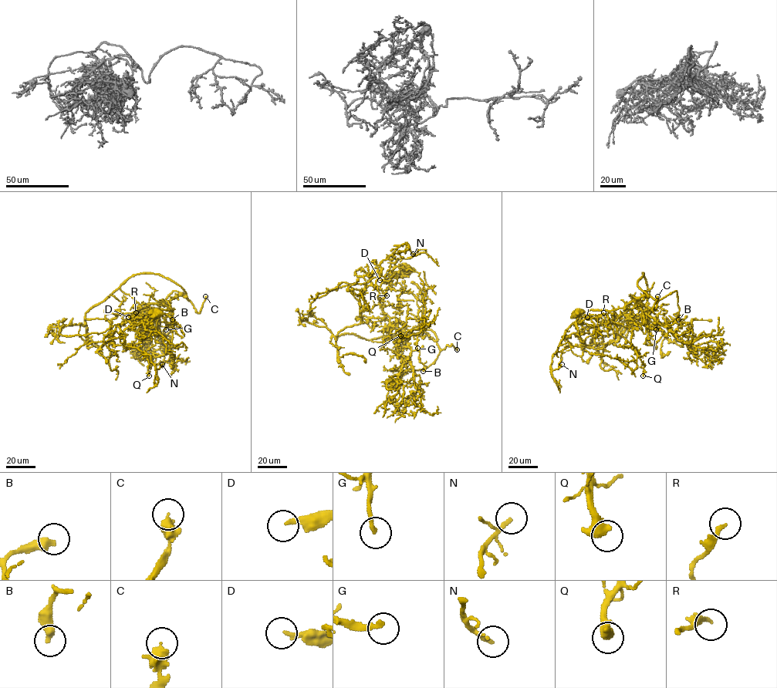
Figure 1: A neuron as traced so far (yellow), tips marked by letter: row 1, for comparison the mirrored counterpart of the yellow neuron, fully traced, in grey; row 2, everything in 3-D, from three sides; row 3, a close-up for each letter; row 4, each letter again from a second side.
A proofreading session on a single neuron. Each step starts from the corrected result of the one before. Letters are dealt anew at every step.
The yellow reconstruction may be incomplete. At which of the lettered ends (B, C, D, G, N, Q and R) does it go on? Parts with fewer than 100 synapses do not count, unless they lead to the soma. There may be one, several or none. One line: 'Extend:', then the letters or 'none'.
Extend: C, G

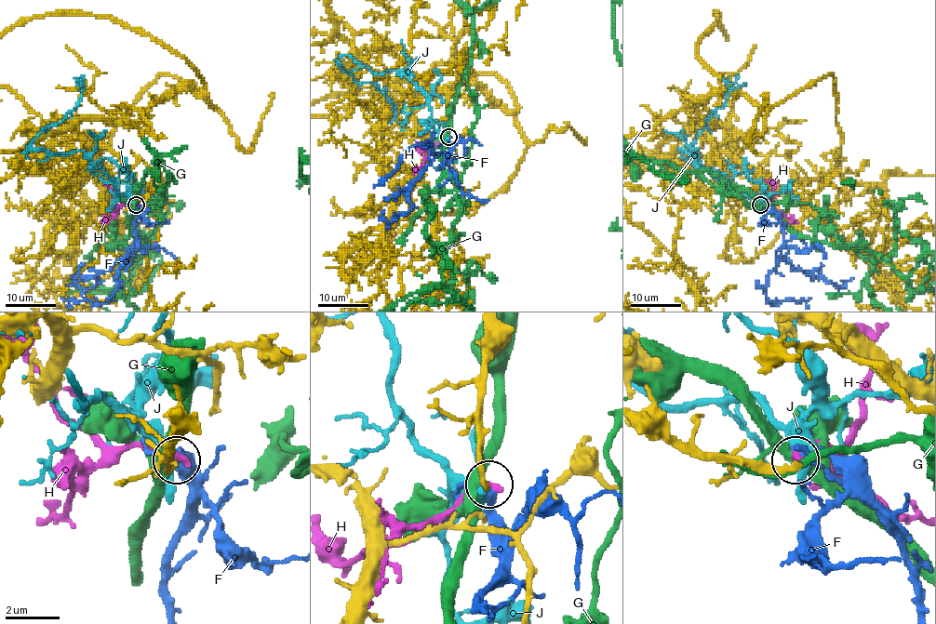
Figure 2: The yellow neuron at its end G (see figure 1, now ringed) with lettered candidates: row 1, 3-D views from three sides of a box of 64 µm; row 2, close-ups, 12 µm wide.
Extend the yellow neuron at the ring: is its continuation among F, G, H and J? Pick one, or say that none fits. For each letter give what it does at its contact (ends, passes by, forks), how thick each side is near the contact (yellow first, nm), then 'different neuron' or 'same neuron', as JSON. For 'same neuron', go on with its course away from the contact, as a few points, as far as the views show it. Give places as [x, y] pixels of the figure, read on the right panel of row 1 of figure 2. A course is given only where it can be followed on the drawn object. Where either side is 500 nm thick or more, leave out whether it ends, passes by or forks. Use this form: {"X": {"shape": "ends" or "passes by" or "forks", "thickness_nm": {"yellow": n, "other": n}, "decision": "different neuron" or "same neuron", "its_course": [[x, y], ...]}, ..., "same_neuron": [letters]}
{"F": {"shape": "passes by", "thickness_nm": {"yellow": 220, "other": 190}, "decision": "same neuron", "its_course": [[761, 205], [772, 209], [783, 241], [768, 277], [768, 302], [810, 298]]}, "G": {"shape": "forks", "thickness_nm": {"yellow": 240, "other": 360}, "decision": "different neuron"}, "H": {"shape": "ends", "thickness_nm": {"yellow": 240, "other": 320}, "decision": "different neuron"}, "J": {"shape": "passes by", "thickness_nm": {"yellow": 220, "other": 420}, "decision": "different neuron"}, "same_neuron": ["F"]}

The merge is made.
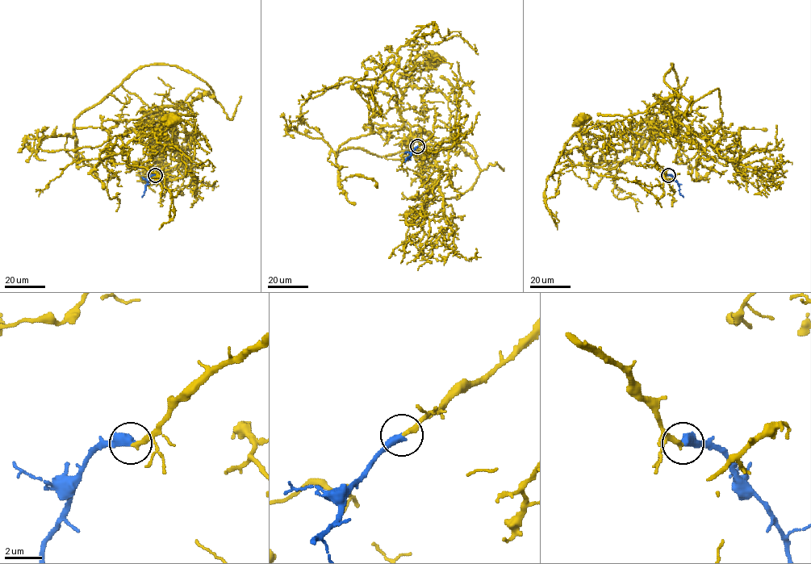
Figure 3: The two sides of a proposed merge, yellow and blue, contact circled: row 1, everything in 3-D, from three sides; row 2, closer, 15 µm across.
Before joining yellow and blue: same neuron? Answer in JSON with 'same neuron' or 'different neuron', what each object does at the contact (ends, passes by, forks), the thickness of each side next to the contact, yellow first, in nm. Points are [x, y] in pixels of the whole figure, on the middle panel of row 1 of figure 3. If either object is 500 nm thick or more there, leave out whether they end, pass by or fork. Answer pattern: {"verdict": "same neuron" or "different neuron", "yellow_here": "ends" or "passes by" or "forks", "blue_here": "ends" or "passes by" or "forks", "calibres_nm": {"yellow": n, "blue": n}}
{"verdict": "same neuron", "calibres_nm": {"yellow": 280, "blue": 500}}

